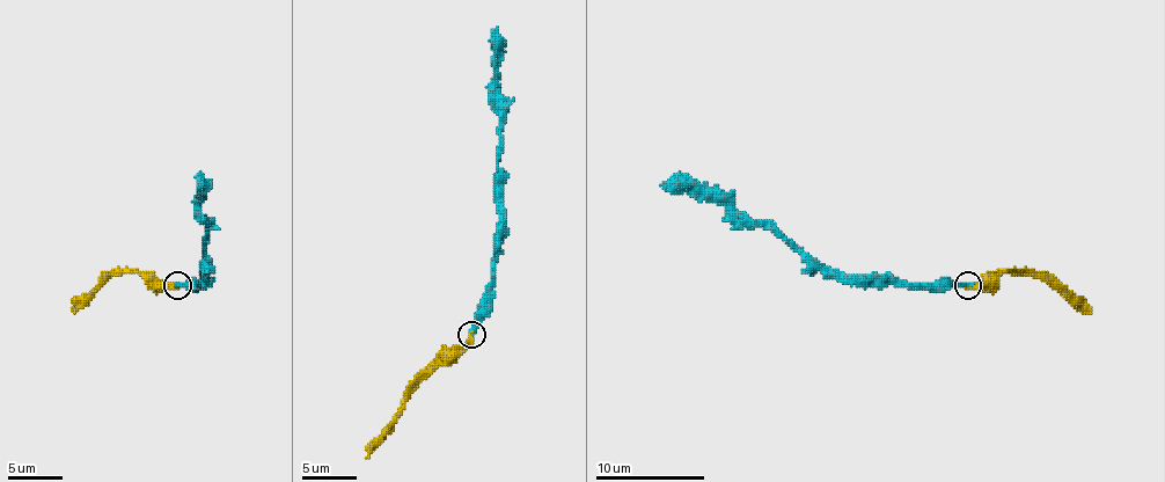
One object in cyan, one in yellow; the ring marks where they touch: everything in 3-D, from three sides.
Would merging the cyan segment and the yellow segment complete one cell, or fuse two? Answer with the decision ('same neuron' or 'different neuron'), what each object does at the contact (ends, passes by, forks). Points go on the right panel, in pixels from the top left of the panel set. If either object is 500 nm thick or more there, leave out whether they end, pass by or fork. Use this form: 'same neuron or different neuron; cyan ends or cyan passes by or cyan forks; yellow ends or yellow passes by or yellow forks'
same neuron; cyan ends; yellow ends

